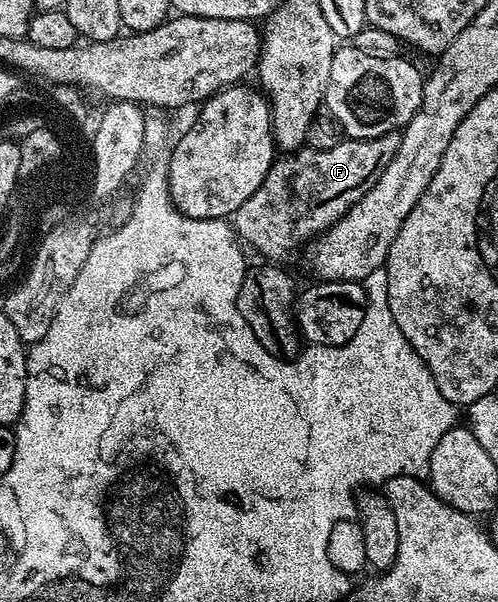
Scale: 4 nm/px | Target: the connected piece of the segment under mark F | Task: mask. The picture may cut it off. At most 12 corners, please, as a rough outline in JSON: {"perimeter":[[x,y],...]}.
{"perimeter":[[398,131],[276,159],[234,212],[259,252],[306,245],[373,190]]}

